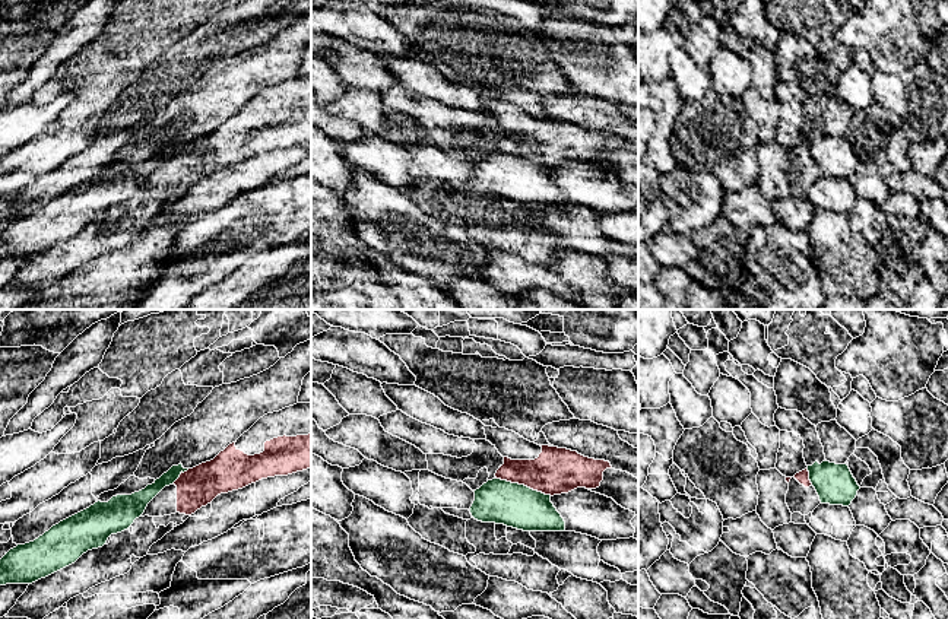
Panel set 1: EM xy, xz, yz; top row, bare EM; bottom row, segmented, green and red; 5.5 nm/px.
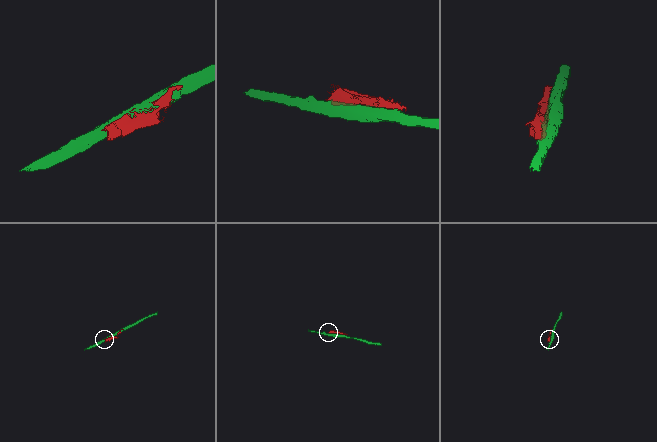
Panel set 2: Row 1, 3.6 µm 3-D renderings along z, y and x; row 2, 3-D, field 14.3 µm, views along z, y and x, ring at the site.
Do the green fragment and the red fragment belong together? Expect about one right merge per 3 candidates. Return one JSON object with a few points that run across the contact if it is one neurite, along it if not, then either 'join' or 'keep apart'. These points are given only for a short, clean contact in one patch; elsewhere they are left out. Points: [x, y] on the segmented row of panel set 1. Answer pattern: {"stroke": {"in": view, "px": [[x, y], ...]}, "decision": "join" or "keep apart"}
{"decision": "keep apart"}

